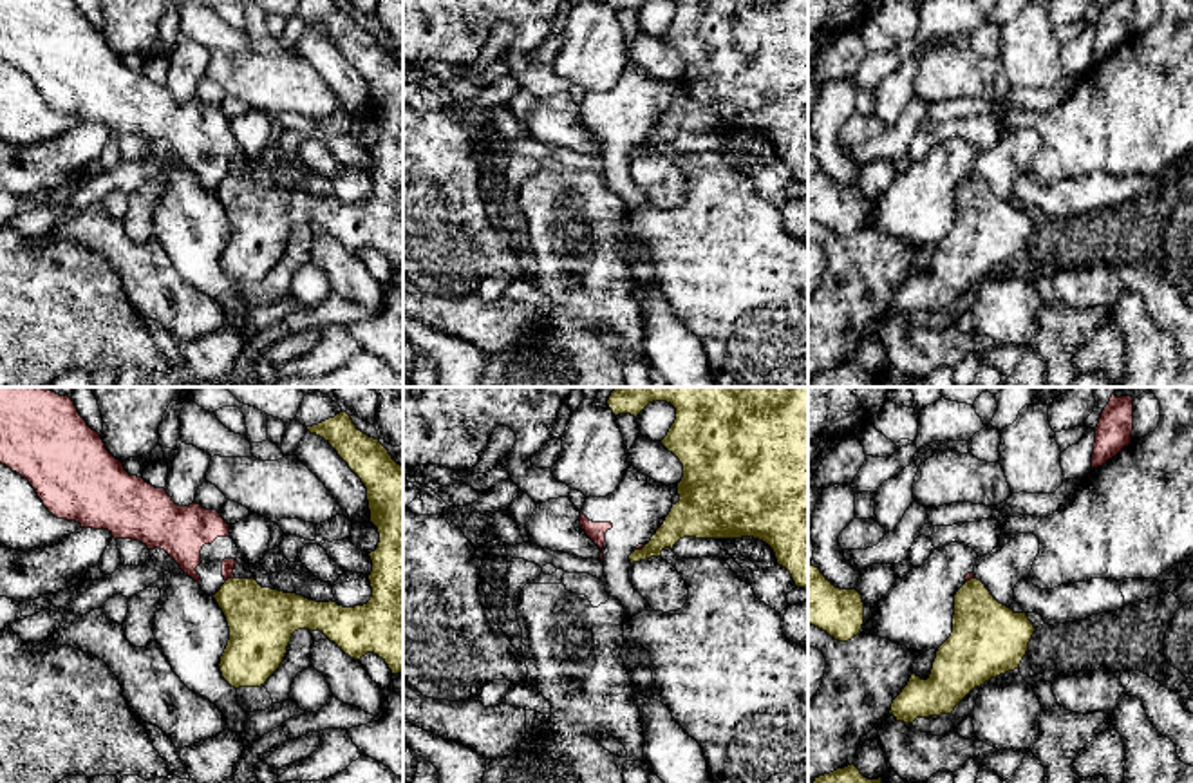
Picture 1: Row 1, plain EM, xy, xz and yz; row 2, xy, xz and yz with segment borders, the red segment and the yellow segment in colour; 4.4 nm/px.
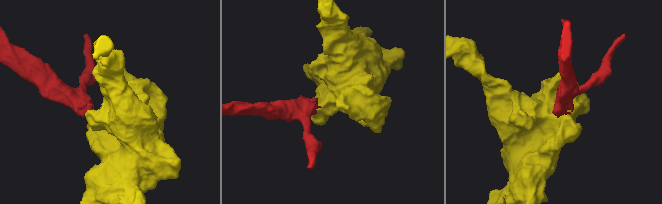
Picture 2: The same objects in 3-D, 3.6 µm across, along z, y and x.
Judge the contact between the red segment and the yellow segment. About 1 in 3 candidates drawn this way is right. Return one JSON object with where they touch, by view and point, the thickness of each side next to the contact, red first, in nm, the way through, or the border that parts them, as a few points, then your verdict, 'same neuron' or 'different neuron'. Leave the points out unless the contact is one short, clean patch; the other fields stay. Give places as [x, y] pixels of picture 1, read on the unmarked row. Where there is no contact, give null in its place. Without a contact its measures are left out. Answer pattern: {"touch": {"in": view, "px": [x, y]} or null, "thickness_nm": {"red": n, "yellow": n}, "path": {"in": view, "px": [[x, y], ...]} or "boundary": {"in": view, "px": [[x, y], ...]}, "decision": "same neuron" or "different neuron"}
{"touch": {"in": "xy", "px": [230, 172]}, "thickness_nm": {"red": 60, "yellow": 300}, "boundary": {"in": "xy", "px": [[234, 172], [226, 176]]}, "decision": "different neuron"}

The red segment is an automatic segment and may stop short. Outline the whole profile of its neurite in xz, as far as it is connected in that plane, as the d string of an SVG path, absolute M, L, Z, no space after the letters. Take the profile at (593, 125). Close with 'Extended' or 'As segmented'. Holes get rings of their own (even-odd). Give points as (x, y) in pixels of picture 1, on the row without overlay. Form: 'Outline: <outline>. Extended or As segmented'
Outline: M634 61L606 92L586 92L580 121L602 145L602 177L609 192L622 197L625 210L647 206L647 195L629 175L629 150L642 145L672 103L671 81L656 78Z. Extended

